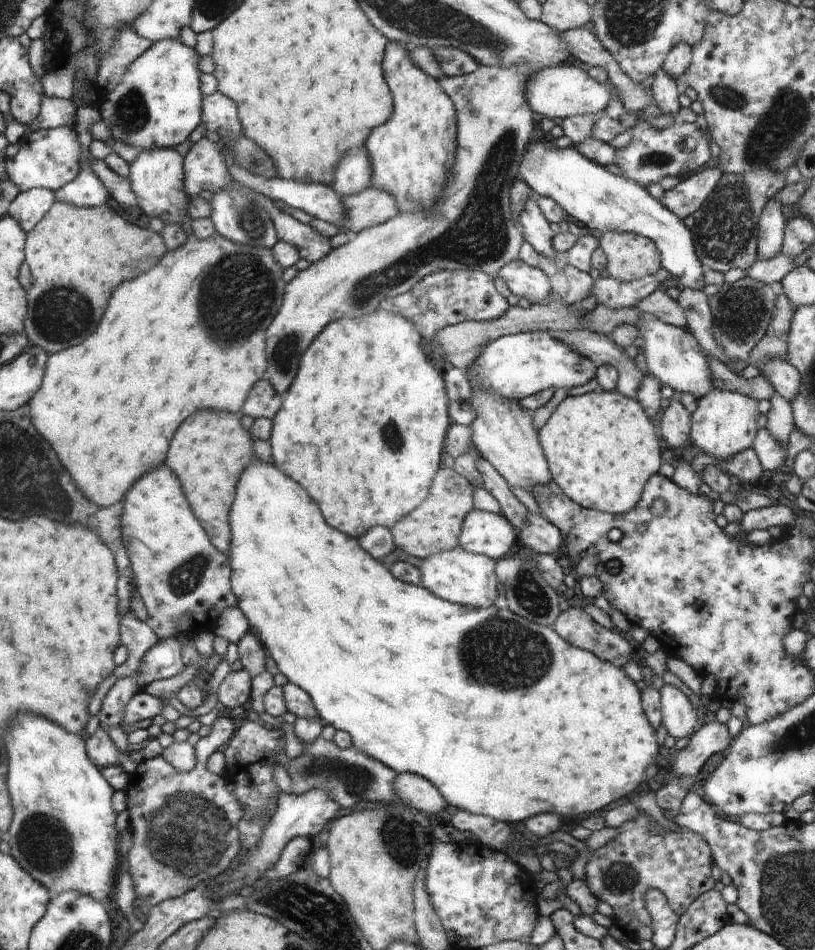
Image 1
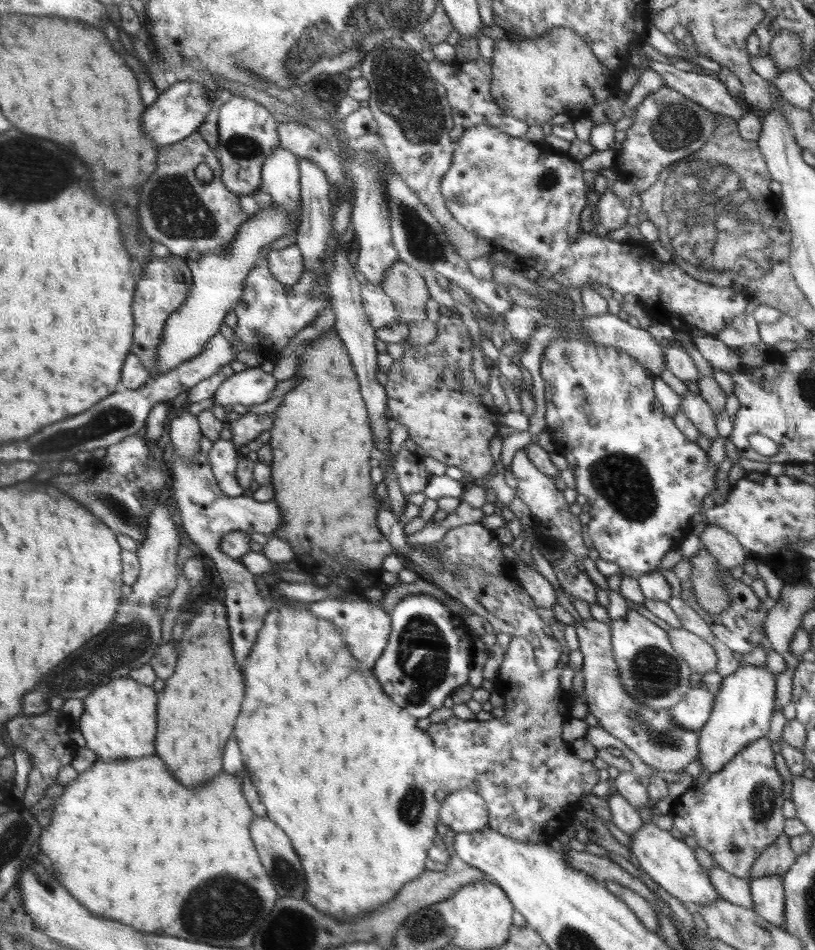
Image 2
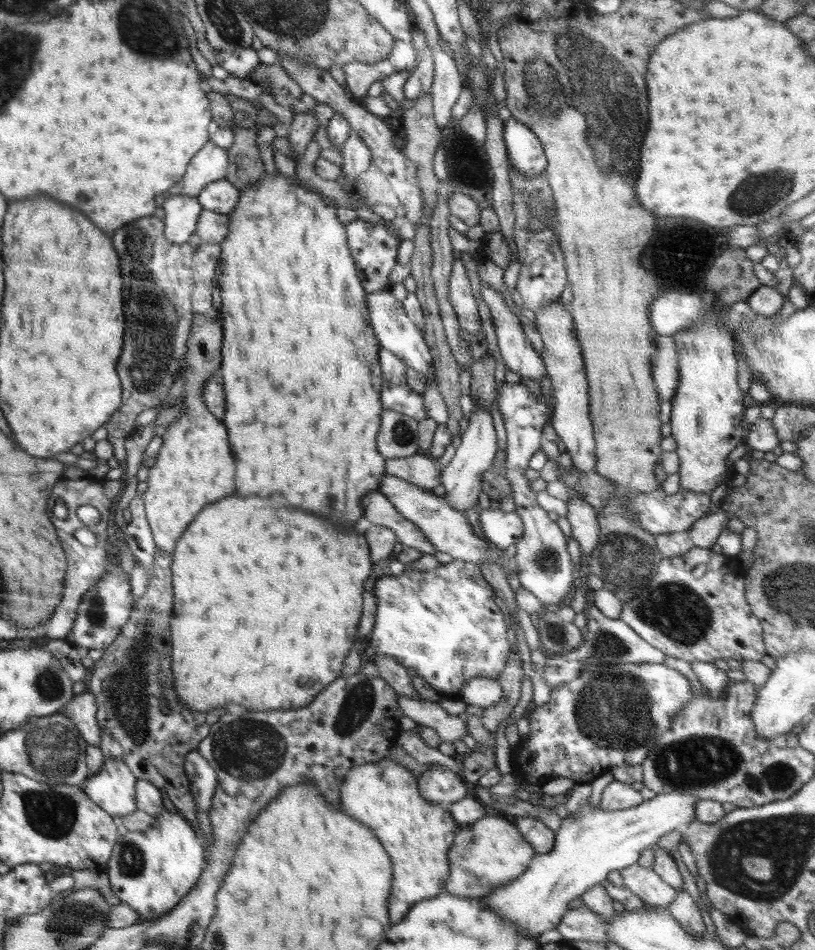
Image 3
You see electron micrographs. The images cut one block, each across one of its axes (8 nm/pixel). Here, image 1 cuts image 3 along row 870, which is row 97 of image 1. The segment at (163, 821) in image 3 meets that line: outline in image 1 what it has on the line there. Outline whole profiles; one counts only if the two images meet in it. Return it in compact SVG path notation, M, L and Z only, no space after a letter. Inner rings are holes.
M164 39L155 42L144 54L131 62L123 74L118 86L105 94L99 111L101 120L111 130L111 140L142 149L171 148L180 149L181 144L189 139L190 134L201 123L201 91L198 69L199 54L194 48L188 48L180 40Z

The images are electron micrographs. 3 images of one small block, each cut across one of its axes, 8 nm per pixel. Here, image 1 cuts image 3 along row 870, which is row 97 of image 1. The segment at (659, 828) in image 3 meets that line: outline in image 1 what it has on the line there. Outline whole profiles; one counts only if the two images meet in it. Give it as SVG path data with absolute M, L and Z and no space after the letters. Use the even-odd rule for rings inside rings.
M572 64L554 65L529 74L525 86L525 99L532 112L537 117L562 118L597 113L604 110L611 98L611 94L618 95L617 89L608 90L612 86L609 82L596 82L584 70Z

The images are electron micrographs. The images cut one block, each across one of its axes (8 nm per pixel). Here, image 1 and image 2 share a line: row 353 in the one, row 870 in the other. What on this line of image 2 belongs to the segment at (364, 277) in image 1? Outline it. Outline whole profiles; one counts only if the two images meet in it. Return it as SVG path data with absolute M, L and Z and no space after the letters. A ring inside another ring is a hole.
M255 816L249 829L260 860L262 860L261 863L268 876L273 880L277 896L279 898L303 900L307 894L305 874L304 870L302 870L302 864L300 864L300 858L294 852L288 835L284 834L282 828L278 828L268 817L260 818L260 816Z

